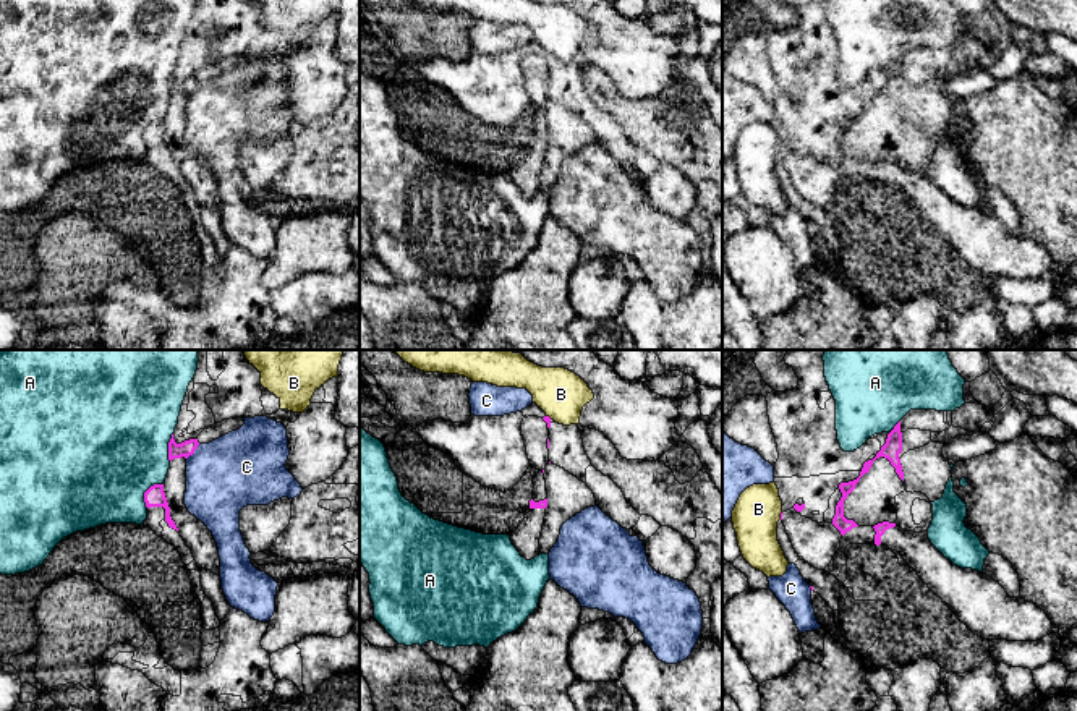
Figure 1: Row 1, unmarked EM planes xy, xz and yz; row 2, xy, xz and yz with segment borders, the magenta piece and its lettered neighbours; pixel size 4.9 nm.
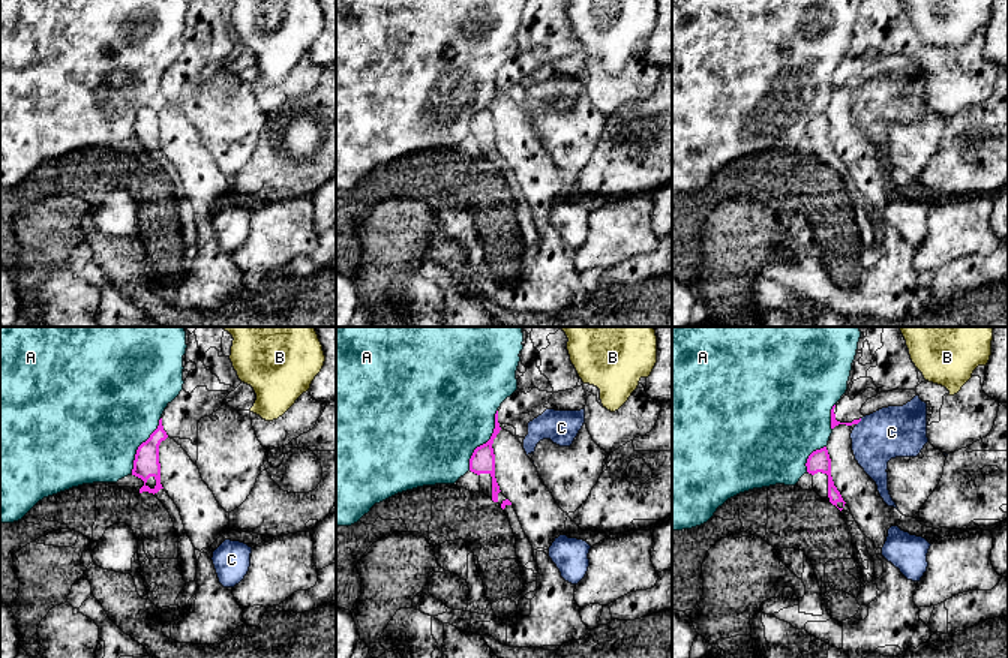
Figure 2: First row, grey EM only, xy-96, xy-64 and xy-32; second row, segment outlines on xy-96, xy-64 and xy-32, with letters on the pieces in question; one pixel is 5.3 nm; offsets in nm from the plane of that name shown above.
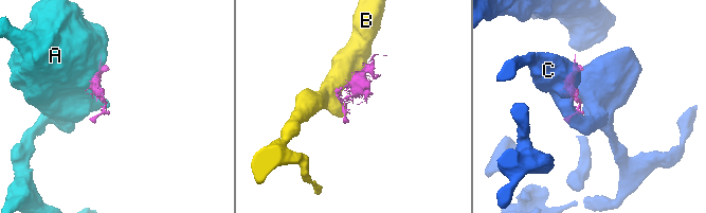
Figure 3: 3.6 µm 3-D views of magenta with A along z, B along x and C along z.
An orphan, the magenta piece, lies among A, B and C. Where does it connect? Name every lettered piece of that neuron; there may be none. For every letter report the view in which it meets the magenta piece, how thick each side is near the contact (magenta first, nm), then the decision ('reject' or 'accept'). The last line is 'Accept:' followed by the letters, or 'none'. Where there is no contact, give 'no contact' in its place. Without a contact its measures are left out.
A: meets magenta in xy; 100 nm thick on the magenta side, 500 nm on the other; reject
B: meets magenta in yz; 20 nm thick on the magenta side, 220 nm on the other; reject
C: meets magenta in xy; 80 nm thick on the magenta side, 380 nm on the other; reject
Accept: none

